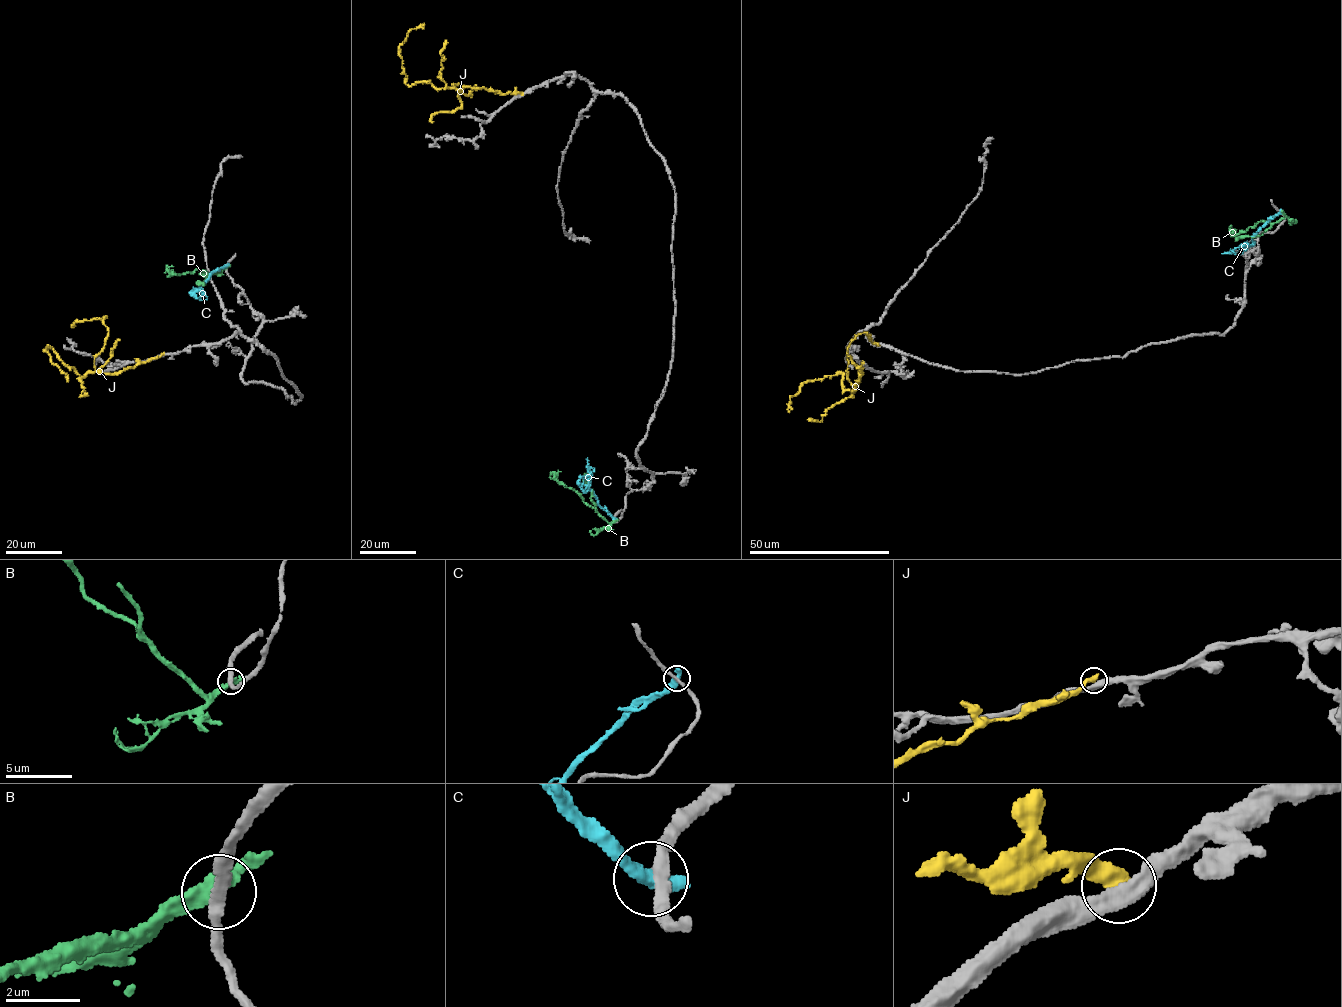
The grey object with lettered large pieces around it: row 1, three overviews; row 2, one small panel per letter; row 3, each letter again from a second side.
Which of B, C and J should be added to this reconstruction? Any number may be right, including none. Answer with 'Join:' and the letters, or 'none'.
Join: none

